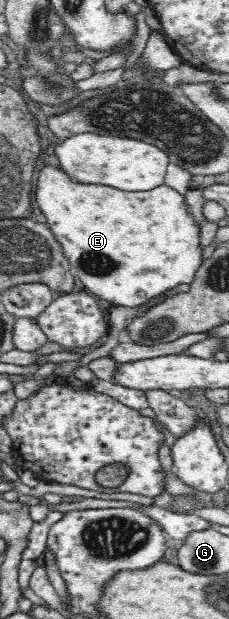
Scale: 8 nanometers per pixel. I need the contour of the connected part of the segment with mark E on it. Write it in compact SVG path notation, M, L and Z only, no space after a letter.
M50 165L40 171L37 183L37 202L50 224L49 229L62 245L73 276L78 277L93 296L128 308L138 307L179 284L194 282L204 260L204 247L200 244L200 227L185 199L184 194L166 183L140 192L76 183L62 169Z

